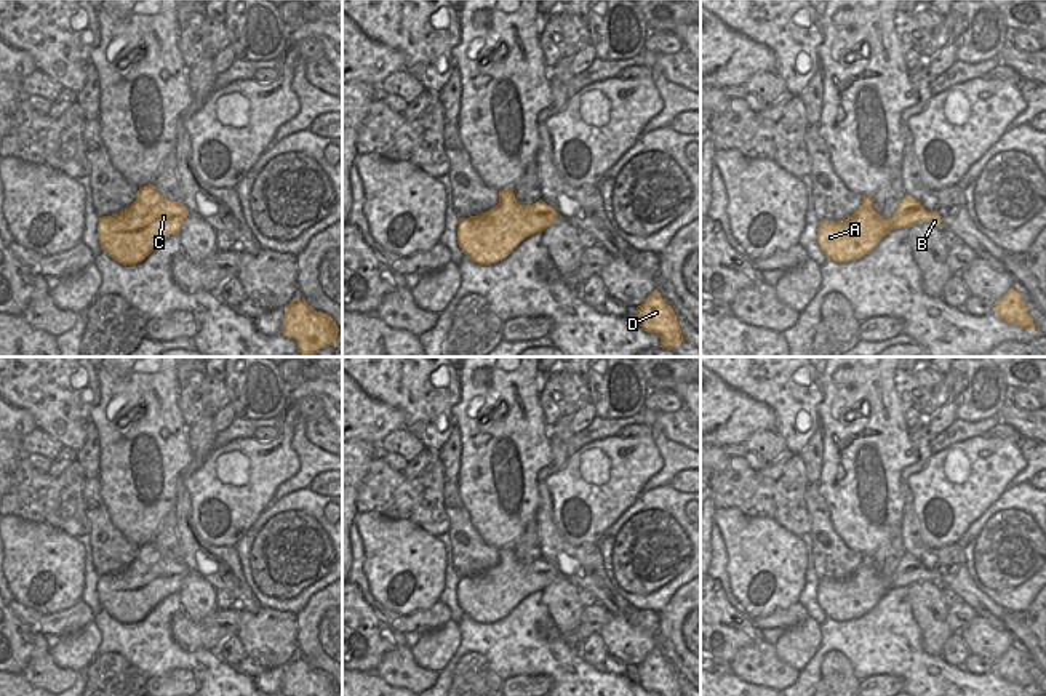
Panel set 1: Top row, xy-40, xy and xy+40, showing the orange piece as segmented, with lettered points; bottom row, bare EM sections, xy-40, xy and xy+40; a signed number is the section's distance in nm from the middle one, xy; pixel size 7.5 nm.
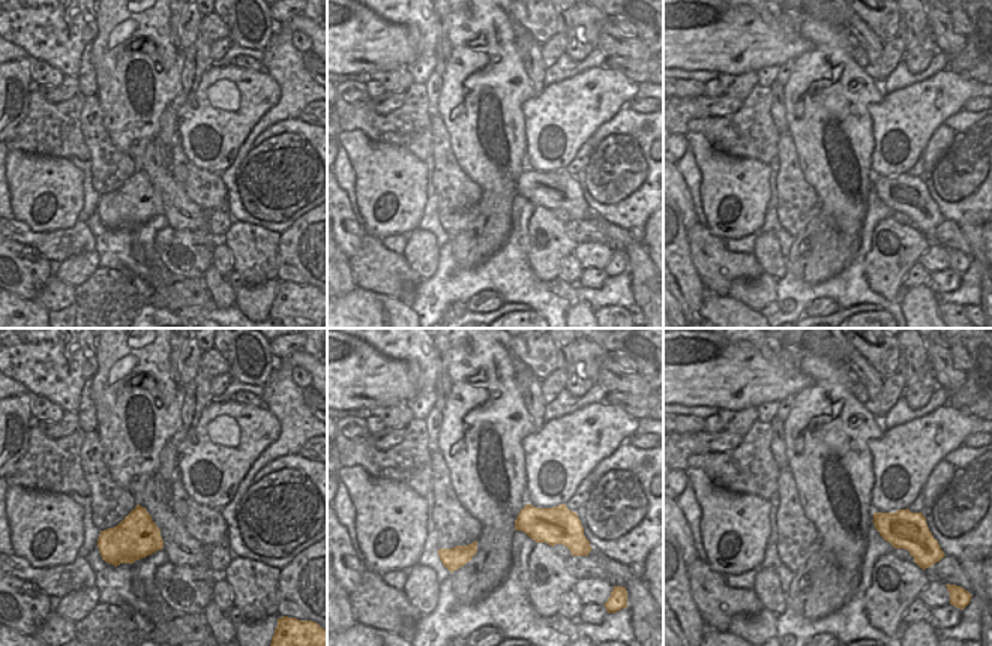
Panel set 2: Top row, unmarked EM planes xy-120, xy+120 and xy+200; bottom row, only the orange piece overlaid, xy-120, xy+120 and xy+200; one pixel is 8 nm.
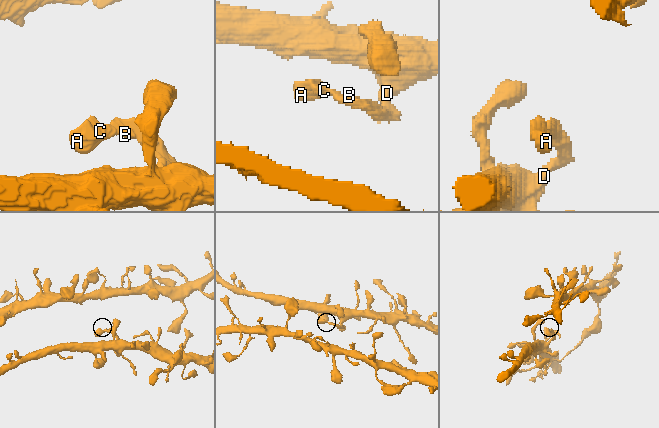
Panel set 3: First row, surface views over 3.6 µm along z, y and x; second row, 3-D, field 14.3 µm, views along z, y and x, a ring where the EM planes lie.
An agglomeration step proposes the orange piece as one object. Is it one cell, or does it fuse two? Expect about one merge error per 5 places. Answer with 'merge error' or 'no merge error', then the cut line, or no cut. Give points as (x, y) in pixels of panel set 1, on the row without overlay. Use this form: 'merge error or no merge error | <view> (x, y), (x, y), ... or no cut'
no merge error | no cut

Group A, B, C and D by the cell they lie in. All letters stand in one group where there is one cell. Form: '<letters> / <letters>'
A B C D

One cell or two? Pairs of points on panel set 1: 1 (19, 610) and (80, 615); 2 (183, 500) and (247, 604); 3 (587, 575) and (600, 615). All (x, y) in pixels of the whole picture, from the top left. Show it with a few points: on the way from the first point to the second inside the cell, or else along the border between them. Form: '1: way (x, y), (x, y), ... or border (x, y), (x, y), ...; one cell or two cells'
1: way (34, 618), (39, 621), (66, 621); one cell
2: way (186, 527), (192, 548), (224, 580); one cell
3: border (598, 602), (611, 613); two cells

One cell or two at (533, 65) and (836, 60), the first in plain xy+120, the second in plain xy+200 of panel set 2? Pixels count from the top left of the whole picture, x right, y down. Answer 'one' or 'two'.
two

